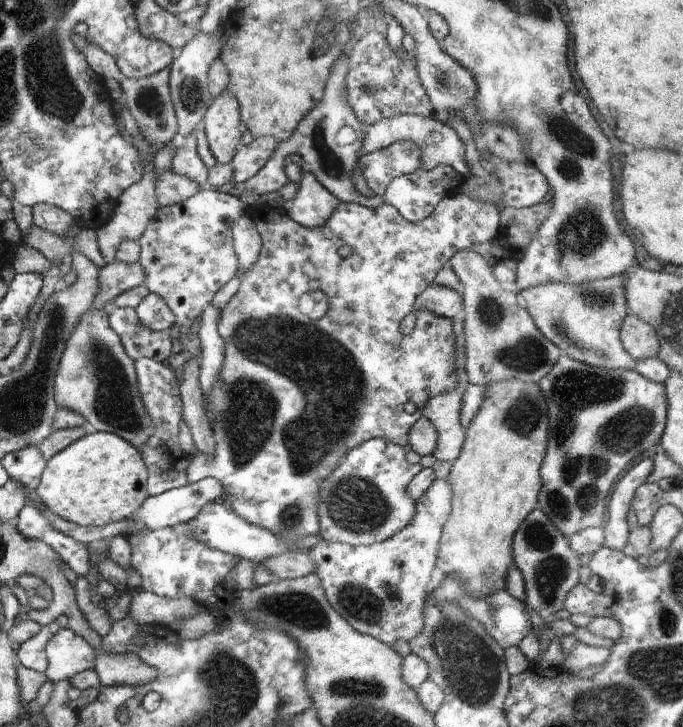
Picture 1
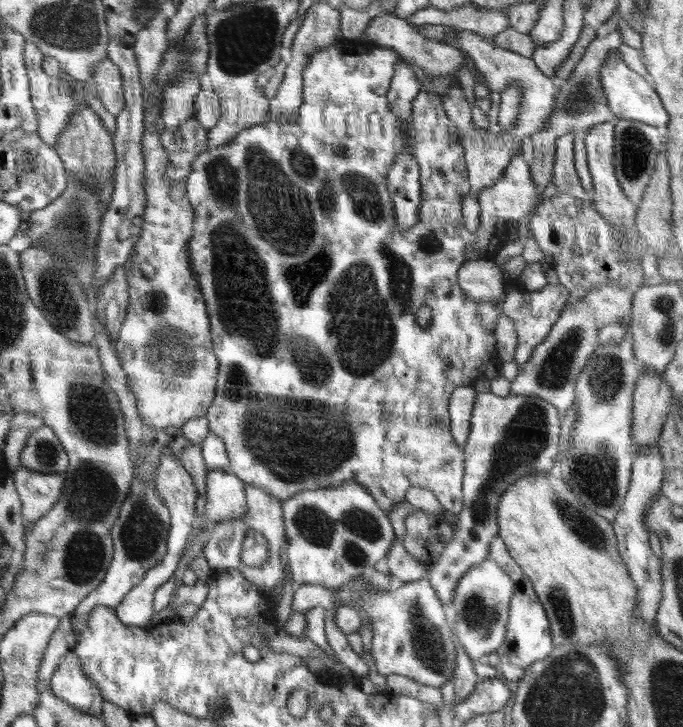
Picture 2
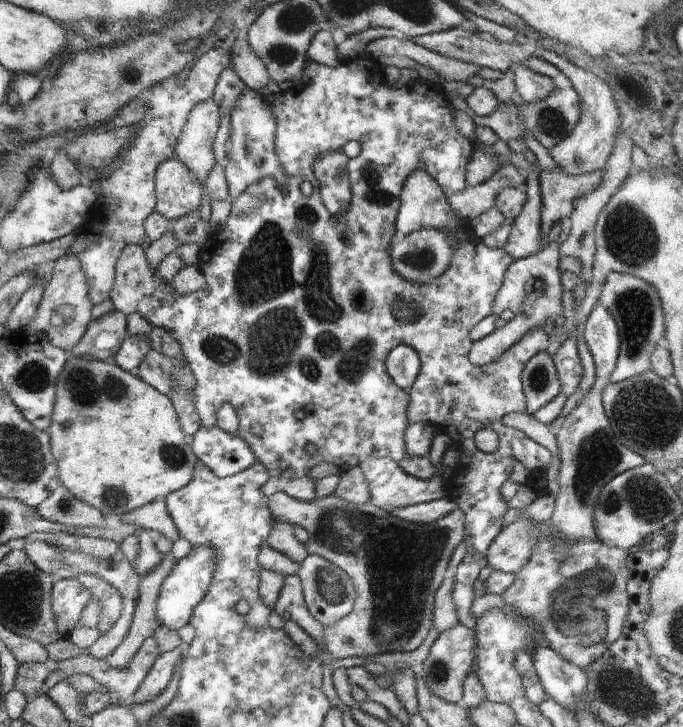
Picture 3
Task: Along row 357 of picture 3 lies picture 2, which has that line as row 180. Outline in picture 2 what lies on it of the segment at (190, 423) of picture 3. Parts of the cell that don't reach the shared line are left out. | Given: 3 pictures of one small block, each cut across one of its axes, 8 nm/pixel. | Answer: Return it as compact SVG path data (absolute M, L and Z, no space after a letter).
M161 118L156 120L156 124L144 125L144 134L142 134L142 151L144 152L144 184L146 193L146 210L144 210L144 224L142 224L142 234L138 238L138 242L132 248L132 254L128 256L128 260L124 262L123 266L126 269L126 281L128 281L128 306L126 308L127 315L124 316L124 322L118 331L118 340L116 343L116 353L120 360L122 369L128 374L129 379L132 380L129 384L130 391L136 396L136 407L138 407L138 415L144 422L145 426L152 426L154 429L165 430L167 427L182 427L188 420L198 417L206 417L208 408L212 404L217 392L217 375L219 372L219 363L214 355L211 339L211 328L206 308L206 303L202 292L200 292L199 284L196 282L196 276L192 274L190 260L188 260L188 241L192 238L192 221L194 221L194 214L190 208L190 202L186 198L186 188L183 181L168 180L166 178L167 155L160 144L160 132L162 132L163 123Z

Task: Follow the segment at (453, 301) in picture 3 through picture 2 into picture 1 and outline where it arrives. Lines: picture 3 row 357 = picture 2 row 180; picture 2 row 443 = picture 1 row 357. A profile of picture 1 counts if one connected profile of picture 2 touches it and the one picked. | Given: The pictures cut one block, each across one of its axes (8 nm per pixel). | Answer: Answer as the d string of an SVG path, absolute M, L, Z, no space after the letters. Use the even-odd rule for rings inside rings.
M458 194L450 197L444 197L440 203L436 205L436 208L432 211L430 216L427 216L423 221L417 223L408 222L401 214L394 208L392 205L388 204L380 204L376 209L370 209L368 207L362 206L361 204L352 204L341 202L338 205L338 208L334 212L332 212L332 216L330 220L324 224L324 226L319 226L318 228L310 228L303 227L301 224L298 224L295 220L292 220L288 213L283 208L272 208L268 205L264 205L260 203L254 210L249 210L249 213L255 222L256 228L258 230L258 234L262 239L262 248L260 250L260 254L258 256L258 260L252 264L252 268L250 270L246 270L243 272L243 279L241 280L238 292L232 296L230 302L226 304L226 308L221 310L221 316L218 321L218 332L220 336L222 336L222 340L224 340L224 346L226 346L226 350L224 350L224 362L222 362L222 368L220 368L220 374L218 374L218 382L214 384L214 388L208 392L208 396L206 396L206 400L208 400L208 408L210 408L210 412L212 412L212 416L214 416L214 424L211 424L213 435L216 440L216 450L214 450L214 456L210 458L210 460L206 460L204 456L200 453L196 453L189 457L190 464L188 464L188 468L186 468L187 482L195 483L204 478L212 477L216 478L222 486L224 486L224 492L226 492L226 496L230 496L232 498L232 508L233 511L240 516L240 518L244 518L244 520L248 521L248 524L256 524L256 526L262 526L264 530L270 530L272 534L276 534L276 536L280 536L280 538L284 538L284 540L302 540L302 538L306 538L306 536L314 536L314 534L319 534L319 516L318 516L318 502L320 502L320 498L318 498L318 494L320 494L320 480L324 480L324 478L328 478L330 474L332 474L332 470L338 466L338 464L342 464L344 462L345 456L350 452L354 447L370 440L371 438L386 438L386 440L390 440L392 444L397 444L398 446L406 446L408 443L408 436L412 425L423 416L423 408L426 406L428 400L430 400L433 396L438 396L439 394L444 394L444 392L452 392L452 390L456 389L458 385L458 374L456 372L456 338L454 336L454 330L452 330L452 320L450 318L441 317L437 314L432 314L429 310L416 310L416 320L414 330L409 335L404 335L400 332L400 322L404 320L404 317L407 314L413 312L414 302L416 300L416 296L424 290L428 285L431 285L434 282L435 276L448 265L449 260L458 252L458 250L466 250L471 249L473 246L478 246L480 244L493 242L497 236L499 235L499 211L496 209L496 206L493 206L492 203L487 203L486 201L478 202L477 199L472 199L468 194ZM342 246L348 246L348 248L352 248L352 252L350 252L350 256L340 256L339 250ZM308 292L324 292L326 296L328 296L327 311L326 313L316 320L310 319L308 317L307 312L310 312L310 306L312 302L308 298ZM408 402L412 402L412 404L416 405L416 411L412 414L407 413L404 410L404 405Z

